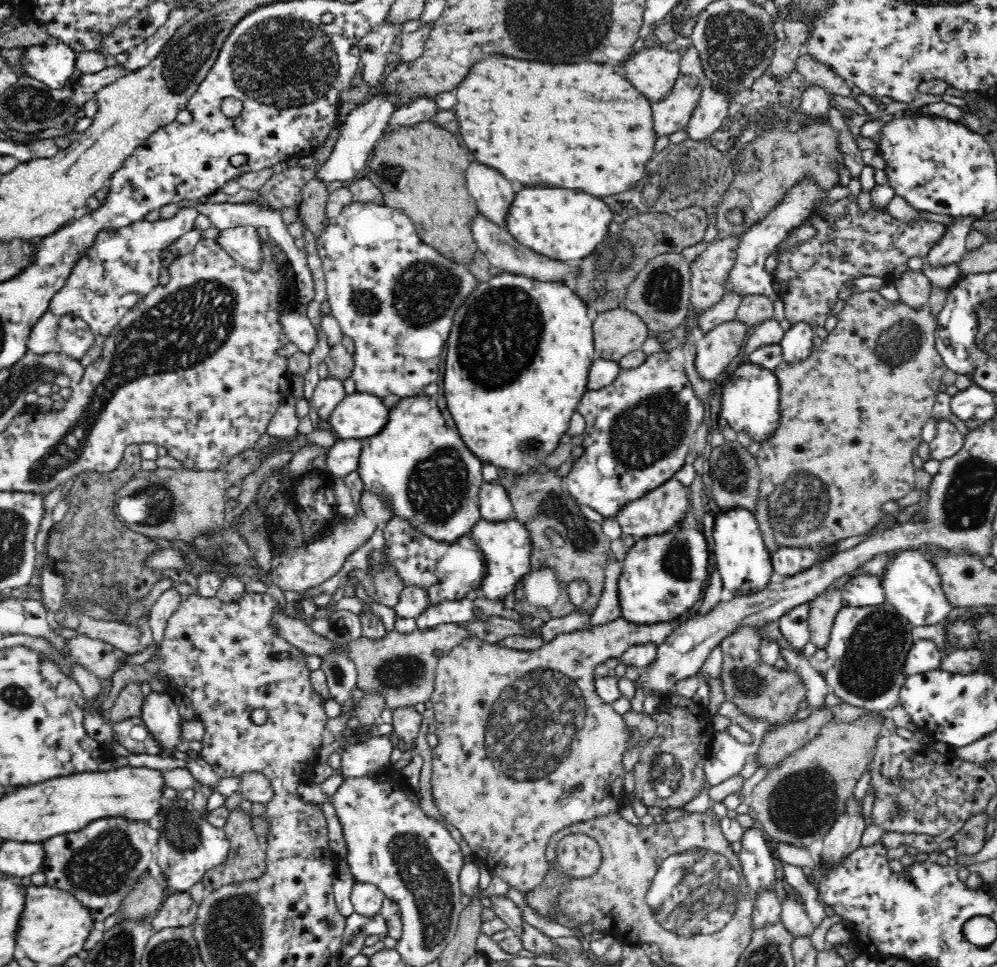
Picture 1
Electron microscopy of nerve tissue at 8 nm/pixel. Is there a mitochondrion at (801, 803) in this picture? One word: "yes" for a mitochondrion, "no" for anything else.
yes

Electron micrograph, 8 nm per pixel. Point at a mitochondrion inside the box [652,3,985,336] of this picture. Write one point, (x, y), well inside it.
(736, 41)

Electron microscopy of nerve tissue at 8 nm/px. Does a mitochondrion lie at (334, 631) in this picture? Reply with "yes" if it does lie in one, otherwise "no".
yes

